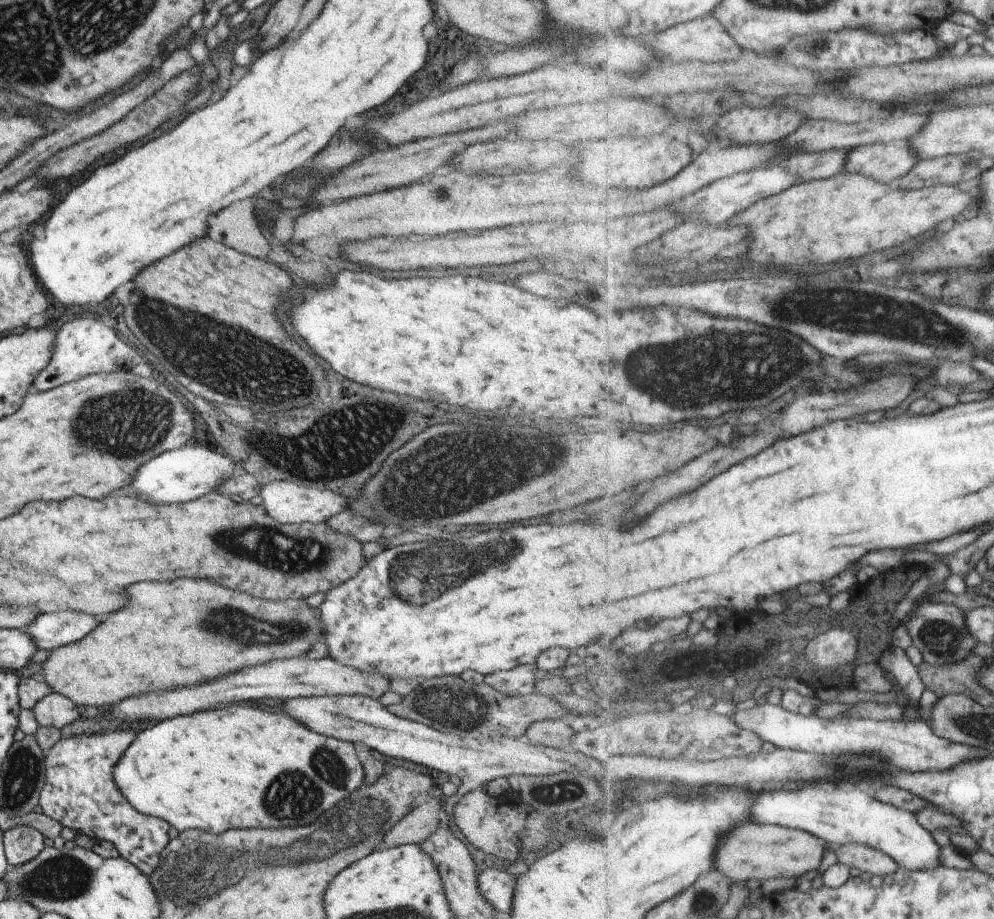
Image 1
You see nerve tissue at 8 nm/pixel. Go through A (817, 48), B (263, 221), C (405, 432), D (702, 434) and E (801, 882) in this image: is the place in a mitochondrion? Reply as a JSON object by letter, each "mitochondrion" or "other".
{"A":"mitochondrion","B":"other","C":"mitochondrion","D":"other","E":"other"}

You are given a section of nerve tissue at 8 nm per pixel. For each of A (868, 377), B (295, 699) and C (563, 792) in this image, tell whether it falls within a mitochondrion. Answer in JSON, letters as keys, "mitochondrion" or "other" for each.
{"A":"other","B":"other","C":"mitochondrion"}

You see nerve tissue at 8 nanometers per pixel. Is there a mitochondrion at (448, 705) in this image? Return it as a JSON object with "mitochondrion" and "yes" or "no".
{"mitochondrion":"yes"}

